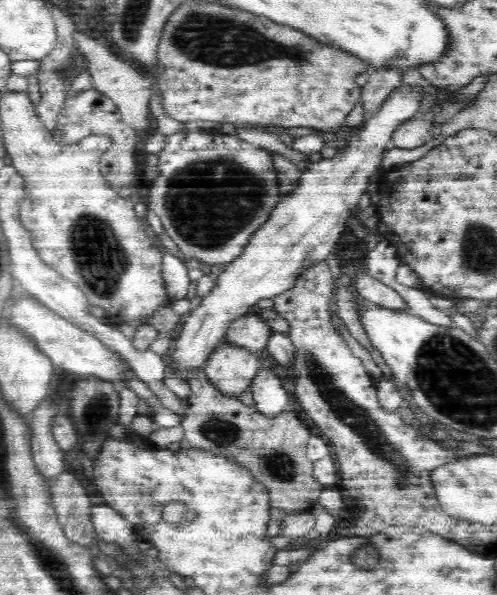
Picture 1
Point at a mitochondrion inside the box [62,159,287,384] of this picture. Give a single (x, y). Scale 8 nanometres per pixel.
(102, 260)

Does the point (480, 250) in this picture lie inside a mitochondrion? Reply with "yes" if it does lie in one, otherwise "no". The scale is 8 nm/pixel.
yes

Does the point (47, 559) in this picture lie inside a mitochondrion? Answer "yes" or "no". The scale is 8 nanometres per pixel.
yes

